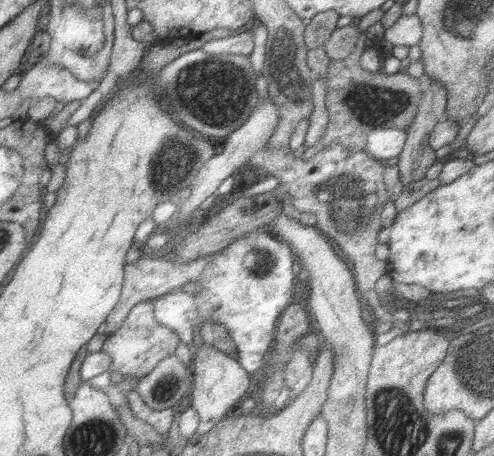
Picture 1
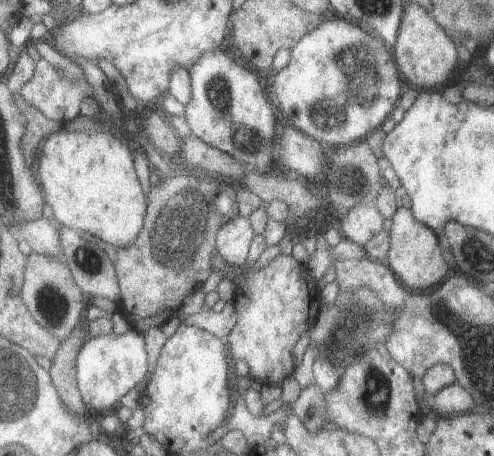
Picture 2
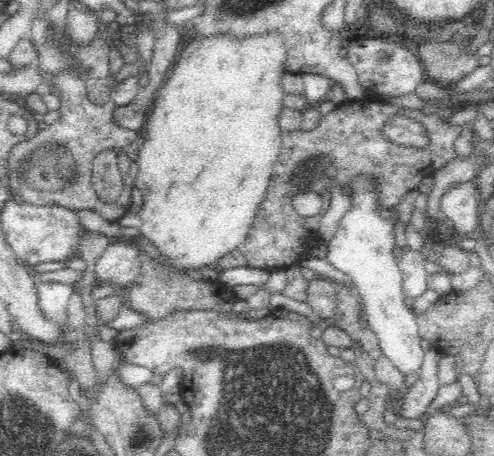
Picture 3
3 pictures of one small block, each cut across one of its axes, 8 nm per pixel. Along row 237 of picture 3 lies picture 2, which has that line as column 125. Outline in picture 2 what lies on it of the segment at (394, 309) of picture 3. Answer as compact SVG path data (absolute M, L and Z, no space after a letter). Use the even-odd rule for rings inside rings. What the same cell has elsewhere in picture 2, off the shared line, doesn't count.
M131 330L129 334L109 334L109 336L89 336L79 354L79 388L89 408L115 412L119 408L119 400L129 394L149 372L149 354L145 336L139 330Z

